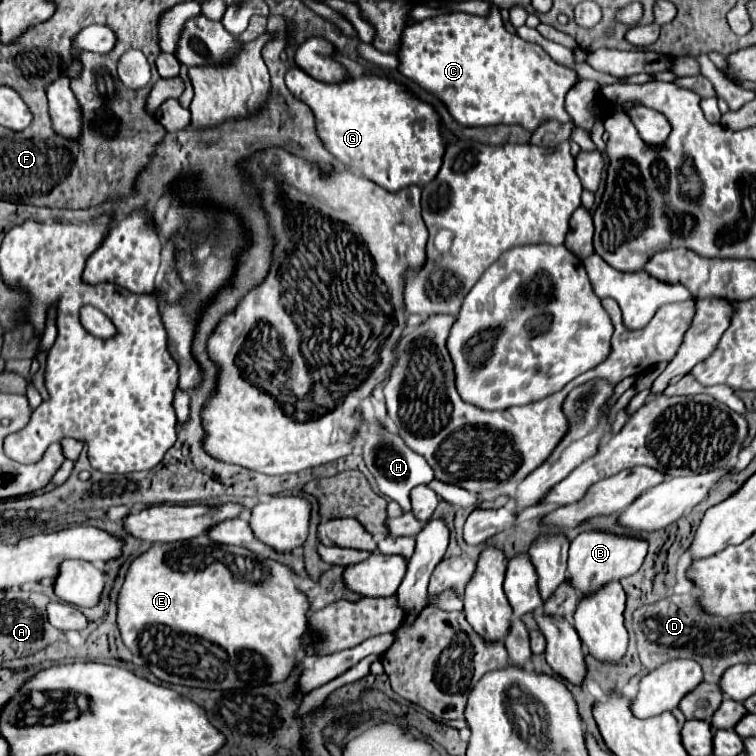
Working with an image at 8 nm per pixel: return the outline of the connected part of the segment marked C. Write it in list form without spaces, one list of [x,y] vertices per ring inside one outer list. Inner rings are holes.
[[[490,7],[488,15],[438,15],[424,19],[420,23],[408,25],[400,37],[400,45],[396,49],[396,57],[400,61],[398,71],[420,85],[424,91],[438,97],[448,113],[464,127],[480,127],[480,125],[522,125],[530,133],[534,133],[542,123],[556,119],[568,121],[568,113],[564,109],[564,95],[578,83],[578,75],[550,59],[550,55],[536,43],[528,43],[518,35],[510,33],[496,7]]]

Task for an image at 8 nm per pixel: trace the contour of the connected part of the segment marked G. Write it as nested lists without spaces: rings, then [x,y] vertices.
[[[290,69],[286,73],[286,85],[298,99],[306,101],[316,119],[316,133],[322,139],[324,147],[346,167],[362,173],[364,177],[376,181],[380,187],[388,191],[400,191],[408,185],[424,187],[430,183],[436,173],[440,171],[442,157],[446,145],[440,137],[440,117],[428,103],[420,101],[418,97],[408,97],[400,85],[392,85],[392,81],[380,81],[380,77],[358,77],[354,81],[344,83],[320,83],[314,81],[300,69]]]

